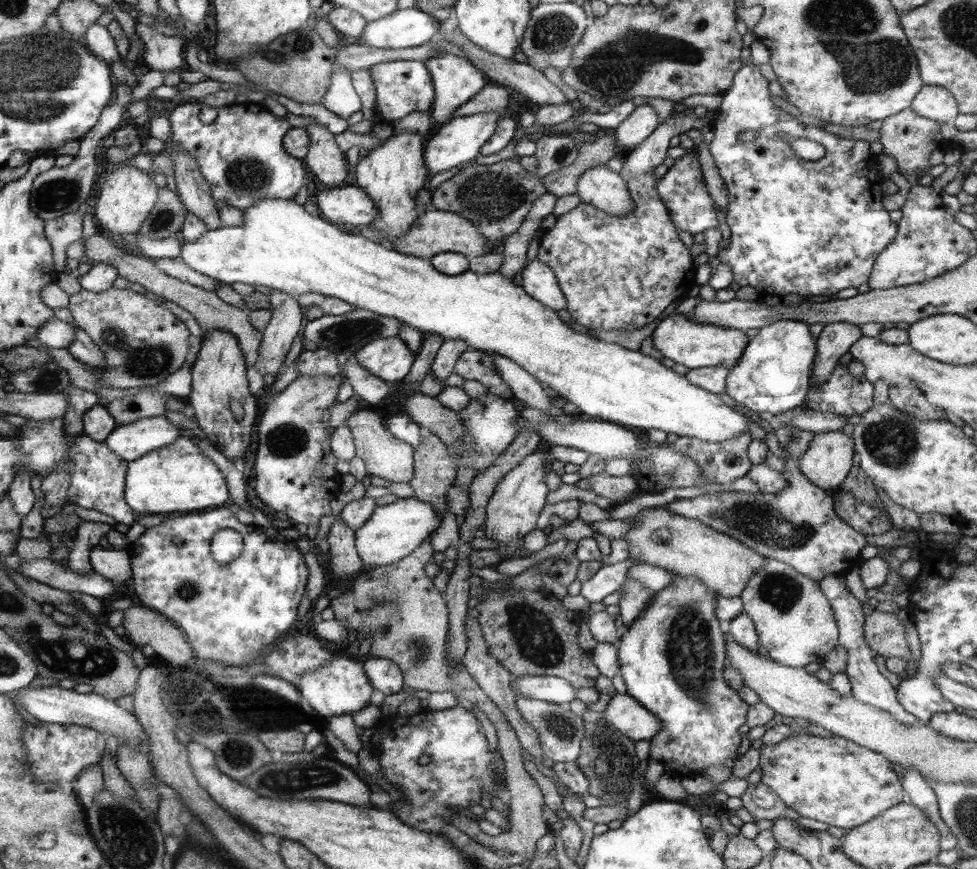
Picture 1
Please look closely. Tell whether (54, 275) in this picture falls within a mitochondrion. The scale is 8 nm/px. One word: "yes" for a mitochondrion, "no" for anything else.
no

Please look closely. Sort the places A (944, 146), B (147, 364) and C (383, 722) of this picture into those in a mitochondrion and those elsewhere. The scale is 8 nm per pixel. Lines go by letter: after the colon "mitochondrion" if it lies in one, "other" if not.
A: other
B: mitochondrion
C: other

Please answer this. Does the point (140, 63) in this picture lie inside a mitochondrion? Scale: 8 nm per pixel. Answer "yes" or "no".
no

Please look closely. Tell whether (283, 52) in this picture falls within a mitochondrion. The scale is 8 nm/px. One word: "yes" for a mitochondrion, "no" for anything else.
yes

